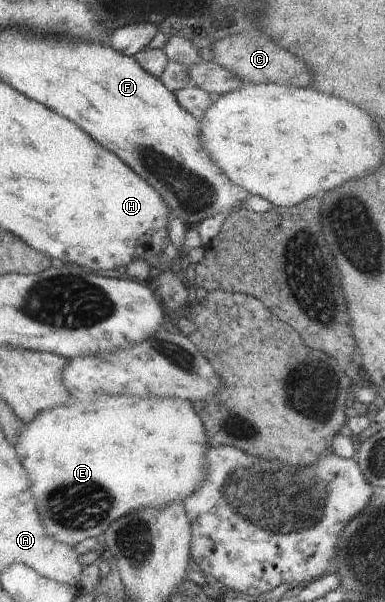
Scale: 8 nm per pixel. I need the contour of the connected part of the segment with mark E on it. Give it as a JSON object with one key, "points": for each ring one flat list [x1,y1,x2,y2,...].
{"points":[[105,395,93,402,83,402,75,399,74,402,68,403,66,406,44,410,34,418,34,421,25,424,25,428,19,435,19,444,16,449,19,451,24,467,31,477,31,488,39,505,37,510,49,534,55,540,74,546,82,543,88,537,98,537,98,535,104,534,112,525,112,522,125,515,134,514,144,508,163,508,173,503,180,504,185,499,190,498,191,495,194,495,203,486,208,475,207,451,210,443,207,437,204,423,202,423,200,417,196,417,196,411,194,411,190,401,184,401,184,399,180,398,139,398,123,395]]}

